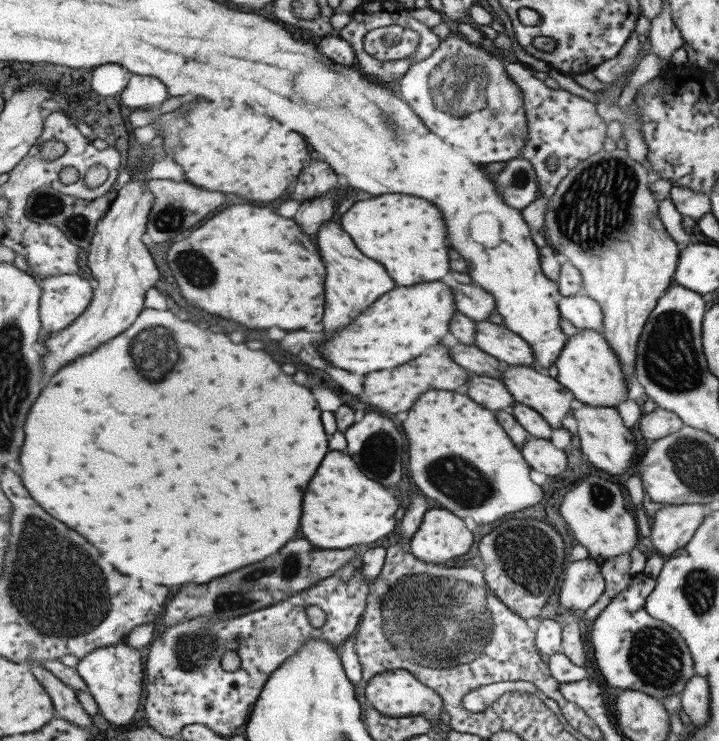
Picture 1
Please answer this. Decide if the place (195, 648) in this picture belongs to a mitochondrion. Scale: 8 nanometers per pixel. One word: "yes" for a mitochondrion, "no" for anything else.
yes

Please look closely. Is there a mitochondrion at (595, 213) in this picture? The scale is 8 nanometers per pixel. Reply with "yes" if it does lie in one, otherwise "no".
yes

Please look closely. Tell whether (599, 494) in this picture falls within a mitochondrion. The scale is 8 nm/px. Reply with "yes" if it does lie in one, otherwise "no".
yes

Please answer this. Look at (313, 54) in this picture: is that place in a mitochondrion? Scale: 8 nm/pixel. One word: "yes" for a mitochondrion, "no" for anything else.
no

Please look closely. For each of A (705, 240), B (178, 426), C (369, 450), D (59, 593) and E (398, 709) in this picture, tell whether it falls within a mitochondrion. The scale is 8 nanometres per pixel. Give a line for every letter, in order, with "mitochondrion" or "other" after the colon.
A: other
B: other
C: mitochondrion
D: mitochondrion
E: other

